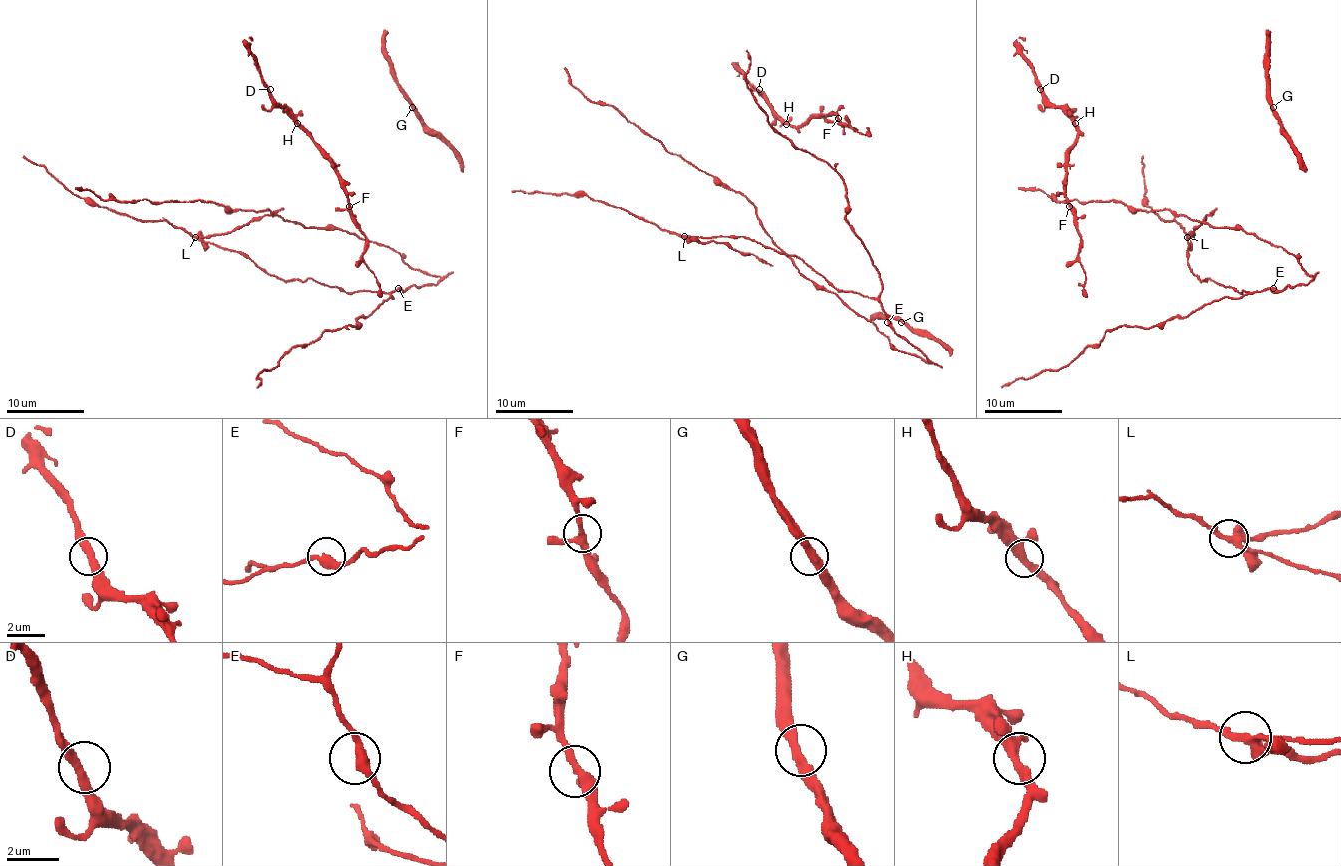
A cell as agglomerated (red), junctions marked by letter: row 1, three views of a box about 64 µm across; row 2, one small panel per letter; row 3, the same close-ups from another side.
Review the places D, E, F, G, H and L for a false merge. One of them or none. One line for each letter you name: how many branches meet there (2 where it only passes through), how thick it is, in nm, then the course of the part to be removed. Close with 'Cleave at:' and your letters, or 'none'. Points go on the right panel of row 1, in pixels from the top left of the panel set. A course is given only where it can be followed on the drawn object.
L: 3 | 360 nm | (1188, 237), (1194, 235), (1205, 216), (1217, 208)
Cleave at: L

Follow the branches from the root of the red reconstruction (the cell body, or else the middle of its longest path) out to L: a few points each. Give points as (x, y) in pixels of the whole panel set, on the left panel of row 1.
L: (402, 290), (342, 292), (311, 278), (303, 282), (279, 280), (243, 255), (211, 243), (202, 243), (196, 237)

